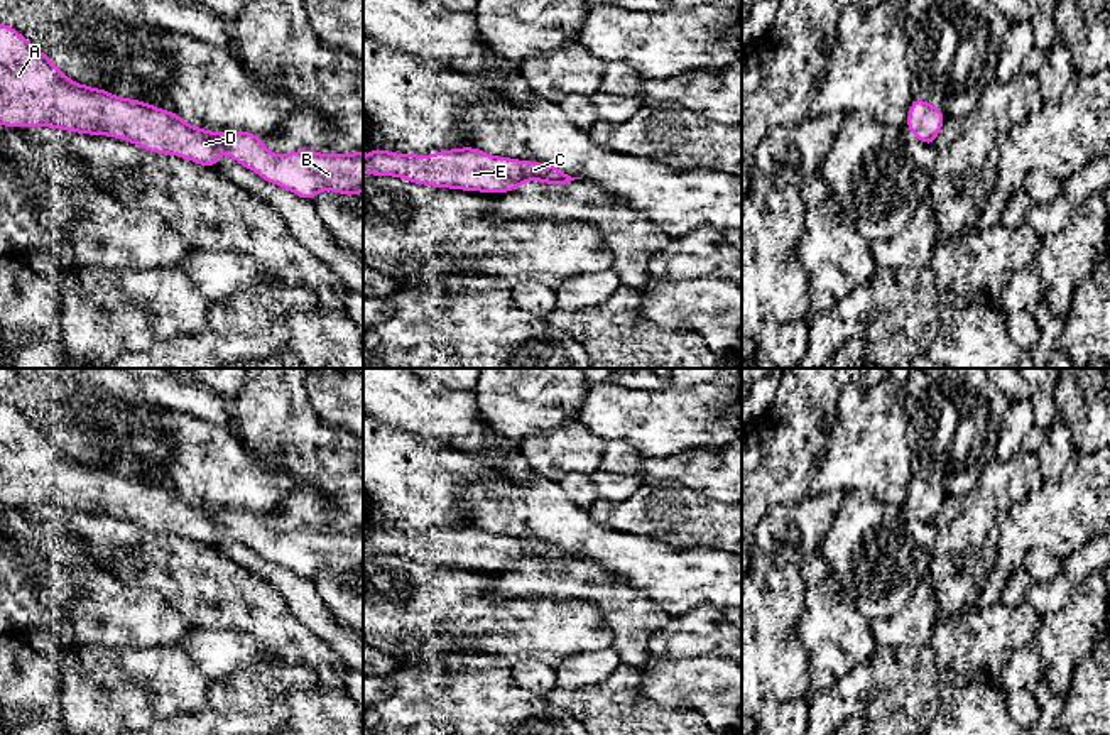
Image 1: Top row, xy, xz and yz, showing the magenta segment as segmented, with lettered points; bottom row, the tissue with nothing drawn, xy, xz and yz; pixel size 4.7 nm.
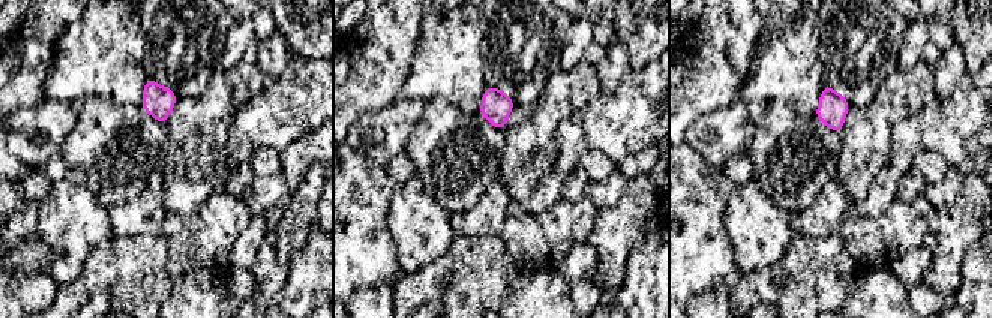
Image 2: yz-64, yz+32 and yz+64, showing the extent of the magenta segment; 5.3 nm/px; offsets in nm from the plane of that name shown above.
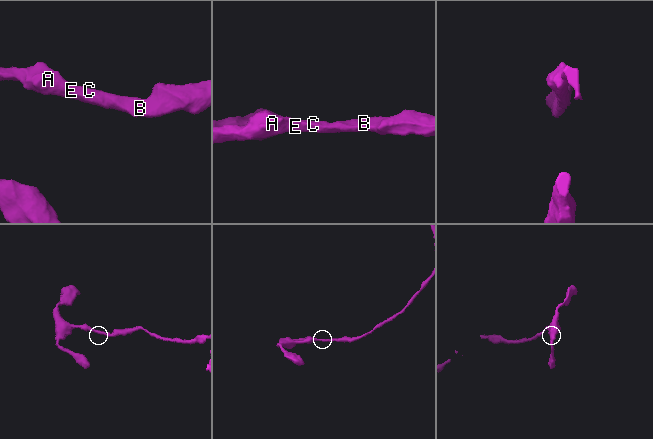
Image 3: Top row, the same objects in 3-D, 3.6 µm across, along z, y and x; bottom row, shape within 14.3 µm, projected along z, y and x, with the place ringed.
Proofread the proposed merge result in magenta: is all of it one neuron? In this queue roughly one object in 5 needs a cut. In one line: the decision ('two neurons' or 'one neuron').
one neuron

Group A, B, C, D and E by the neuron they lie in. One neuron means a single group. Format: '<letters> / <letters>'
A B C D E

